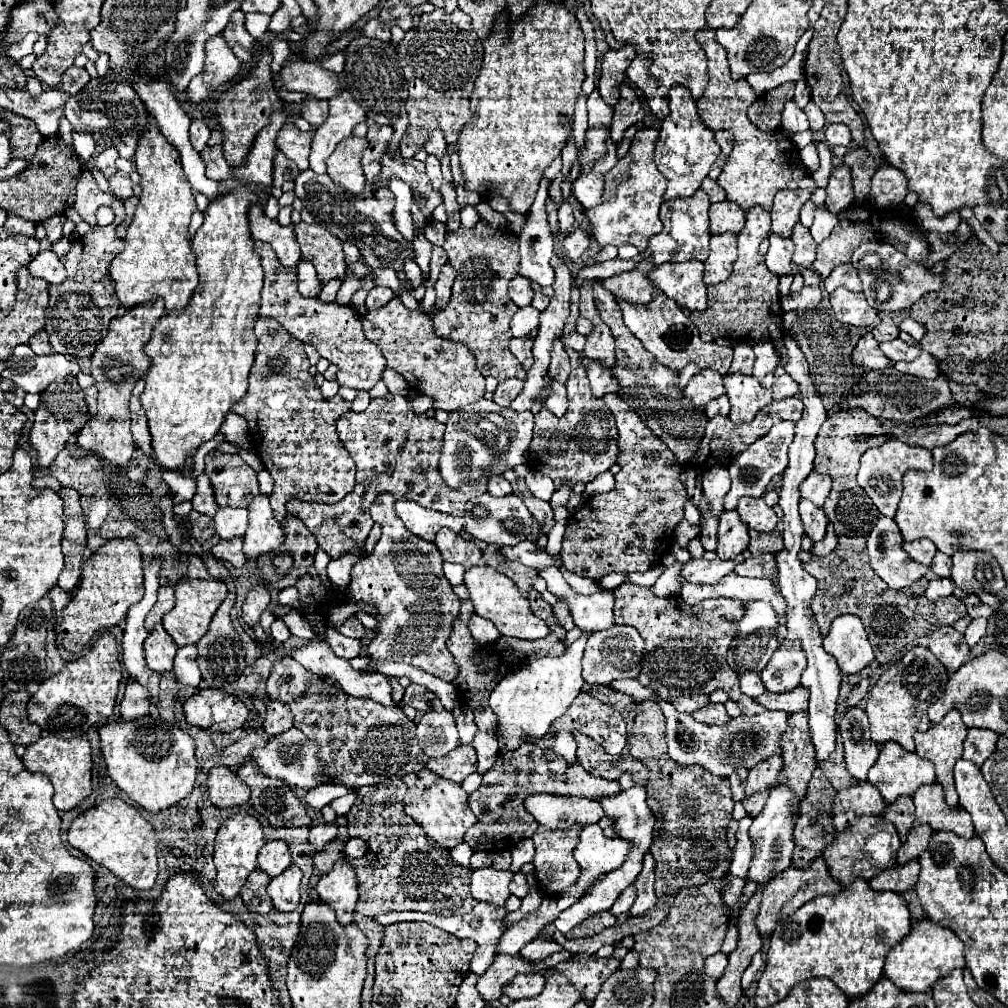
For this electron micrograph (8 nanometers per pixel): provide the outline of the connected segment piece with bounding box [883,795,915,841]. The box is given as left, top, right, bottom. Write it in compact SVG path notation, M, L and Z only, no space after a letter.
M897 797L893 803L887 803L885 811L883 811L883 817L887 821L891 821L897 831L899 831L899 837L901 841L907 839L907 833L915 821L915 811L913 811L913 799L911 797Z

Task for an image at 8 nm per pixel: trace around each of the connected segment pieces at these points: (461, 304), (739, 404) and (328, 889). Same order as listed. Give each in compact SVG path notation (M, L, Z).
M479 219L473 229L449 231L443 249L449 255L449 263L457 271L453 293L449 303L433 313L433 333L441 339L451 339L469 347L477 361L477 369L483 377L495 377L499 381L517 377L525 379L525 369L509 351L511 329L509 321L519 309L509 293L507 283L517 275L519 269L519 239L509 229L495 229L487 221Z
M727 373L723 377L723 385L731 401L729 419L733 423L751 421L761 407L773 401L771 389L763 389L755 377L747 377L743 373Z
M347 859L337 861L335 867L319 879L317 891L321 901L337 913L337 921L341 925L349 925L353 921L359 891L357 891L355 867Z

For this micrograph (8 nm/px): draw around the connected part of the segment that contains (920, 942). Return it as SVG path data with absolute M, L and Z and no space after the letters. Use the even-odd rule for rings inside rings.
M927 917L913 923L909 935L903 937L903 941L899 941L885 957L885 975L903 991L927 991L939 977L963 967L963 941L949 927L937 925Z

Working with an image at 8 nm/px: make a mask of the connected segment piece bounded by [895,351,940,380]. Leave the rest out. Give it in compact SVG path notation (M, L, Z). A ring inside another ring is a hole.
M921 351L921 355L911 363L895 363L895 369L926 380L935 379L940 375L939 365L937 365L935 357L927 351Z

